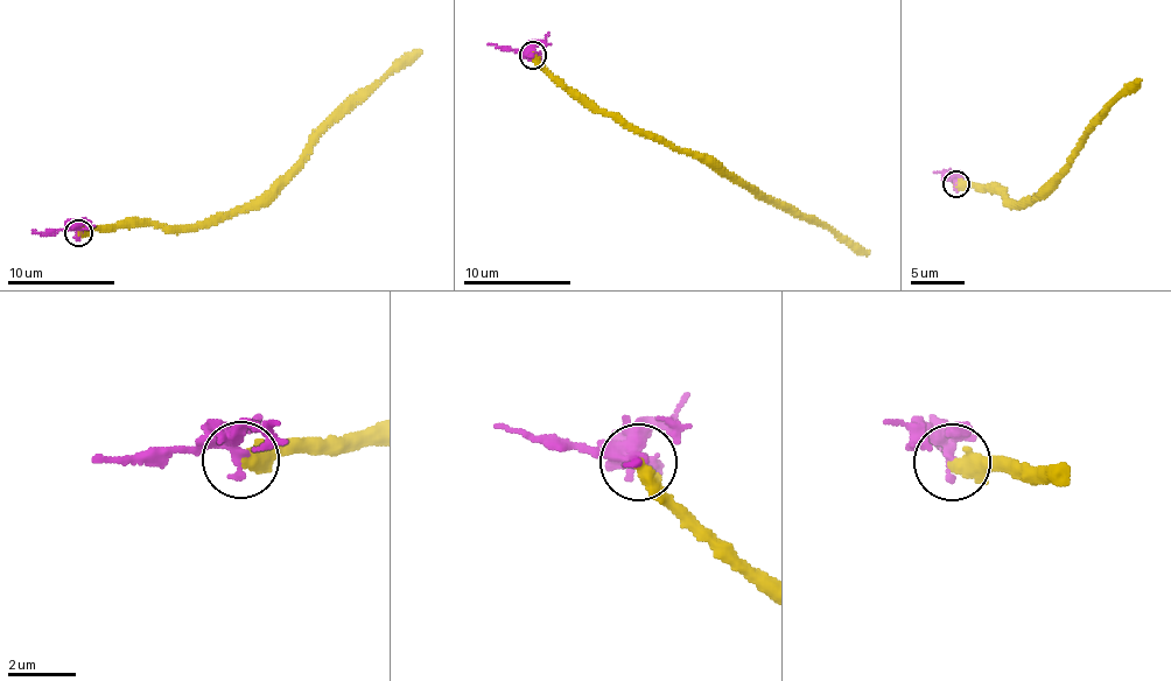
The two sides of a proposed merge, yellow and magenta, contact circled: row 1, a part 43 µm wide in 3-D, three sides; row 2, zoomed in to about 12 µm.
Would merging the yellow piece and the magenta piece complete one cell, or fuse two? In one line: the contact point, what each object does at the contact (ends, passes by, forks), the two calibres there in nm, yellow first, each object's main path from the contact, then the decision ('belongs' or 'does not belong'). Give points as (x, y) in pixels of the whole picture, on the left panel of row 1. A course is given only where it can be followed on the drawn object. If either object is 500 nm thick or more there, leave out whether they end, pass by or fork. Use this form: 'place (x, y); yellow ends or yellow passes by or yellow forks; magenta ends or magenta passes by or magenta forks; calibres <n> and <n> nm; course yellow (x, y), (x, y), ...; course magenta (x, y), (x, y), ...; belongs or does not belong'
place (78, 232); yellow ends; magenta forks; calibres 440 and 240 nm; course yellow (79, 232), (152, 225), (217, 224), (231, 212), (256, 204), (323, 133), (421, 50); course magenta (79, 232), (33, 230); does not belong

